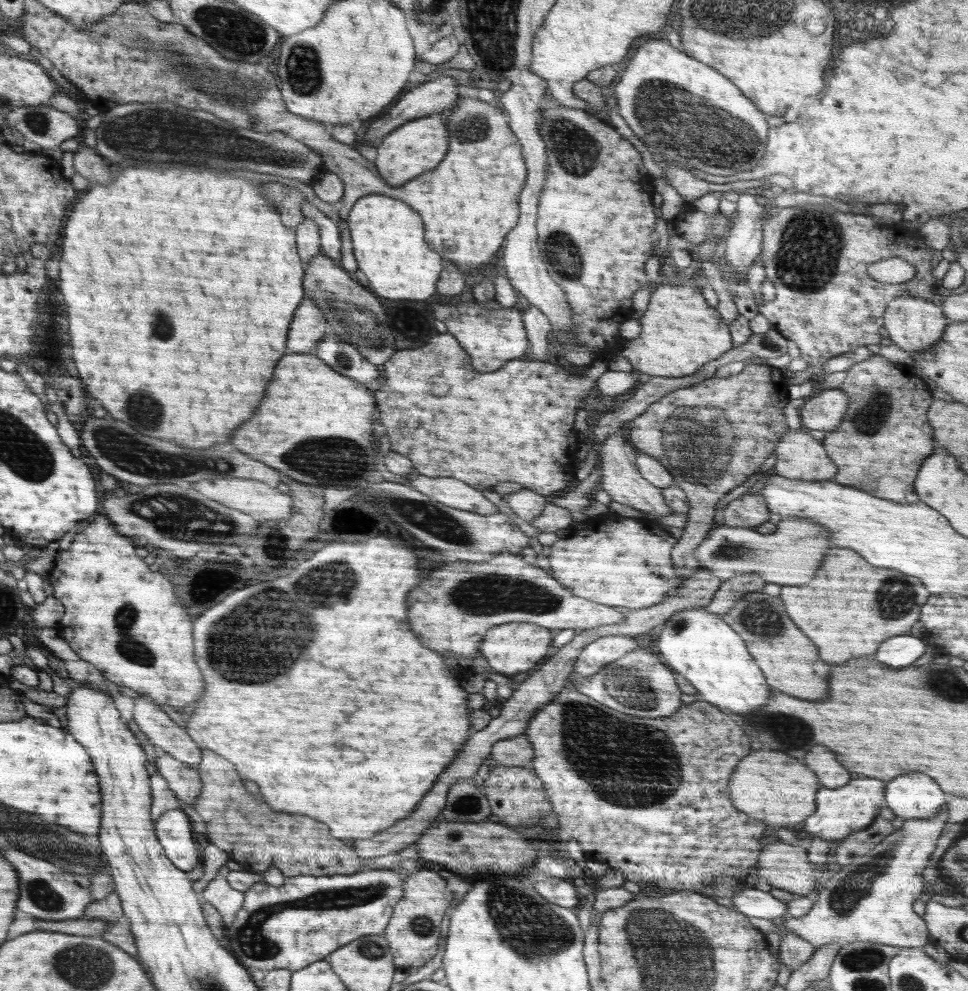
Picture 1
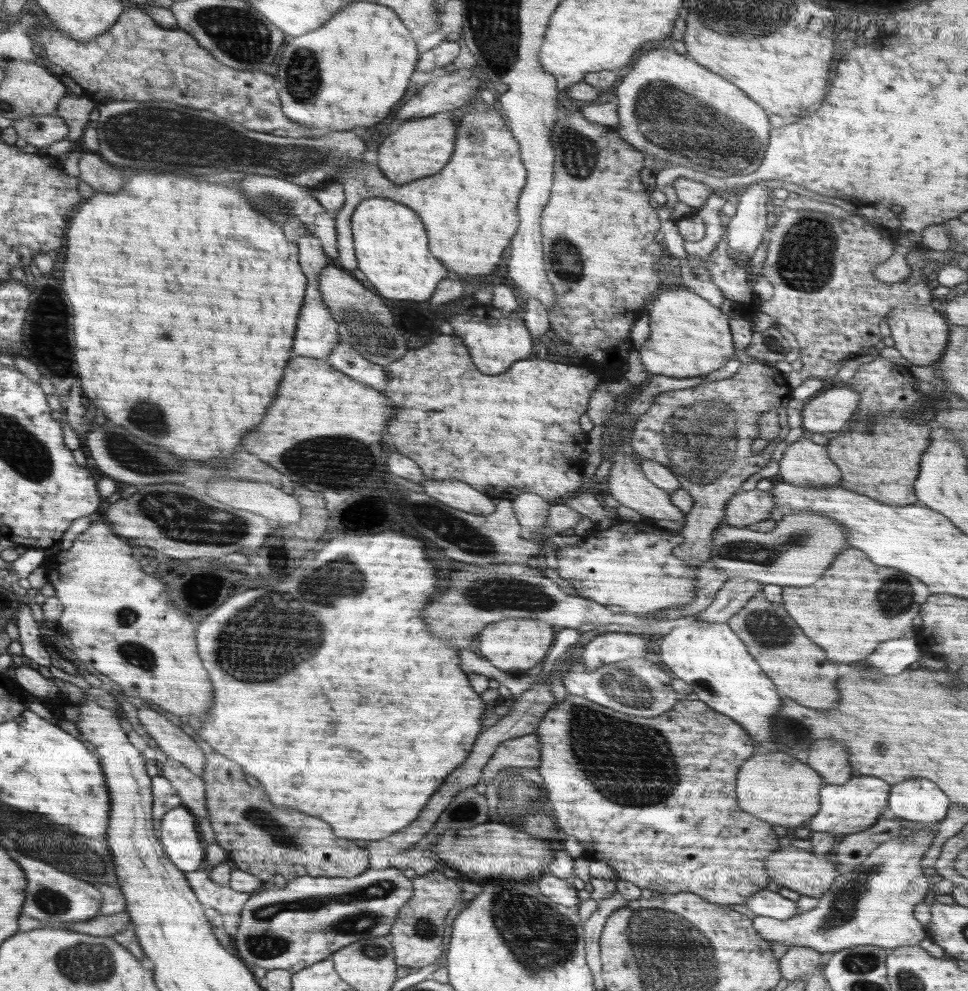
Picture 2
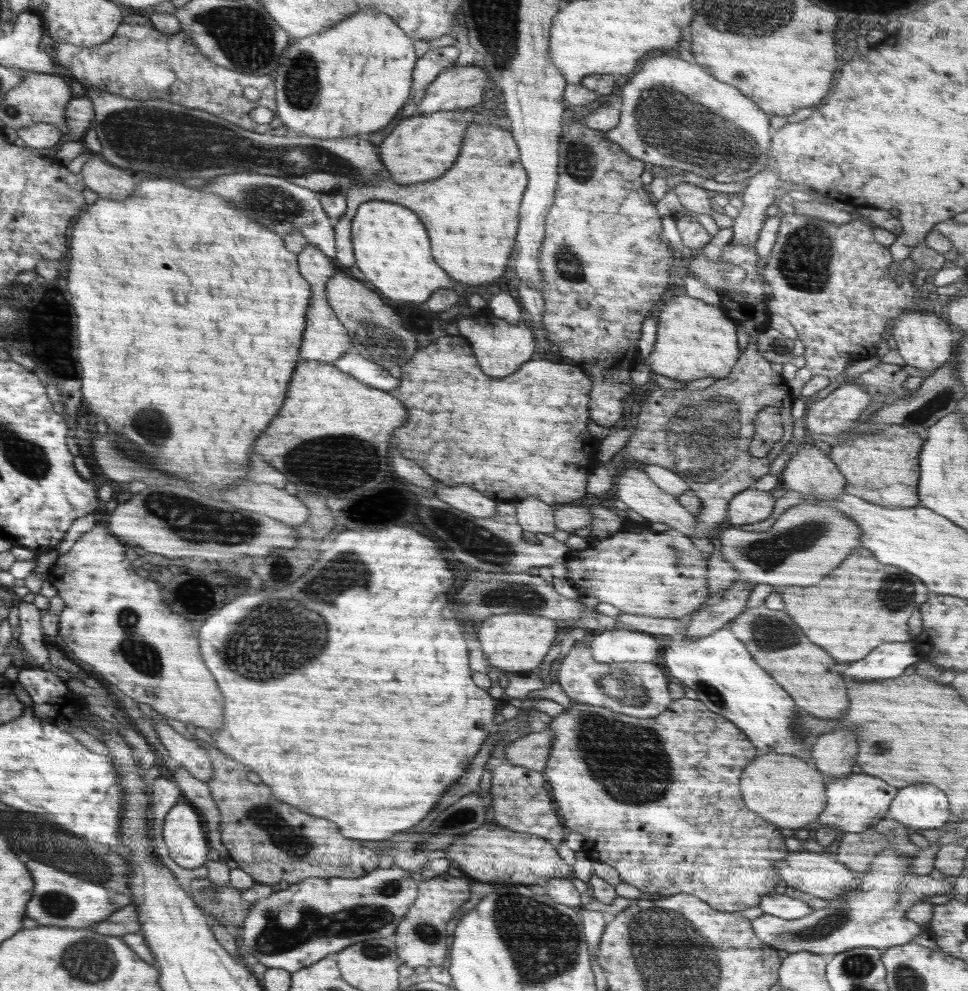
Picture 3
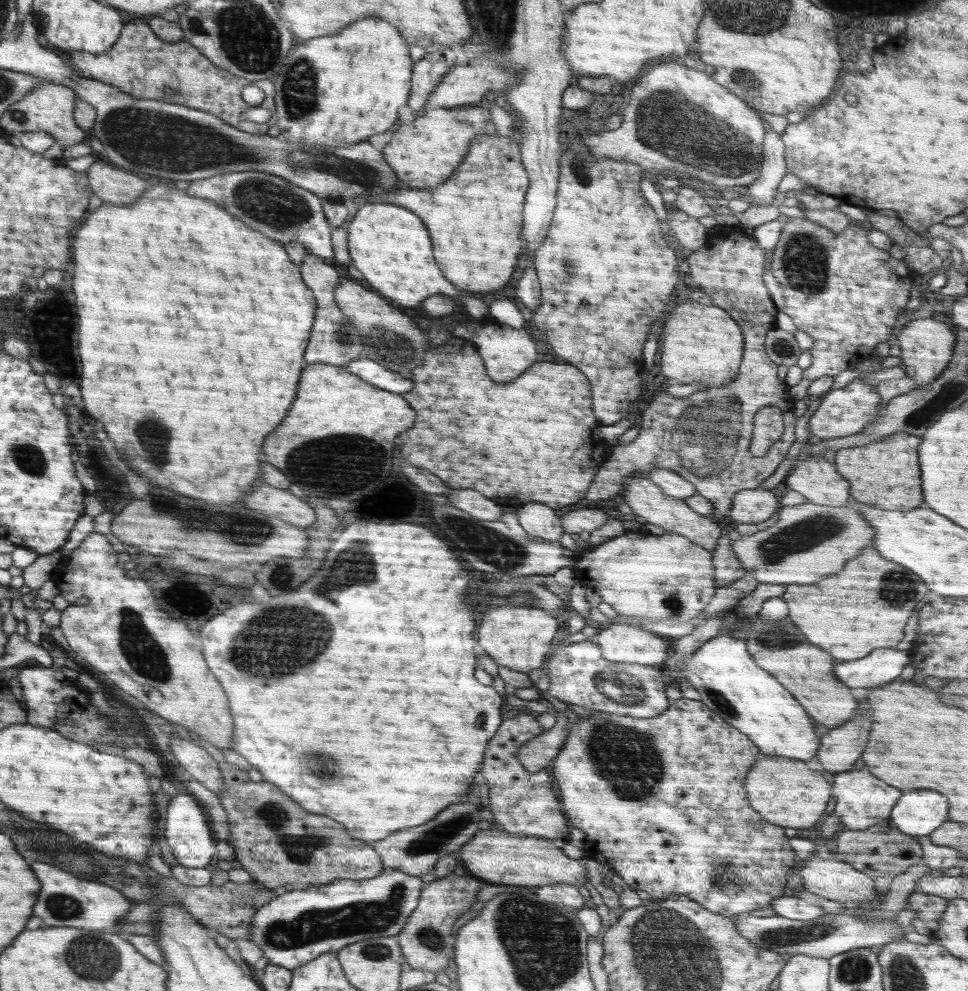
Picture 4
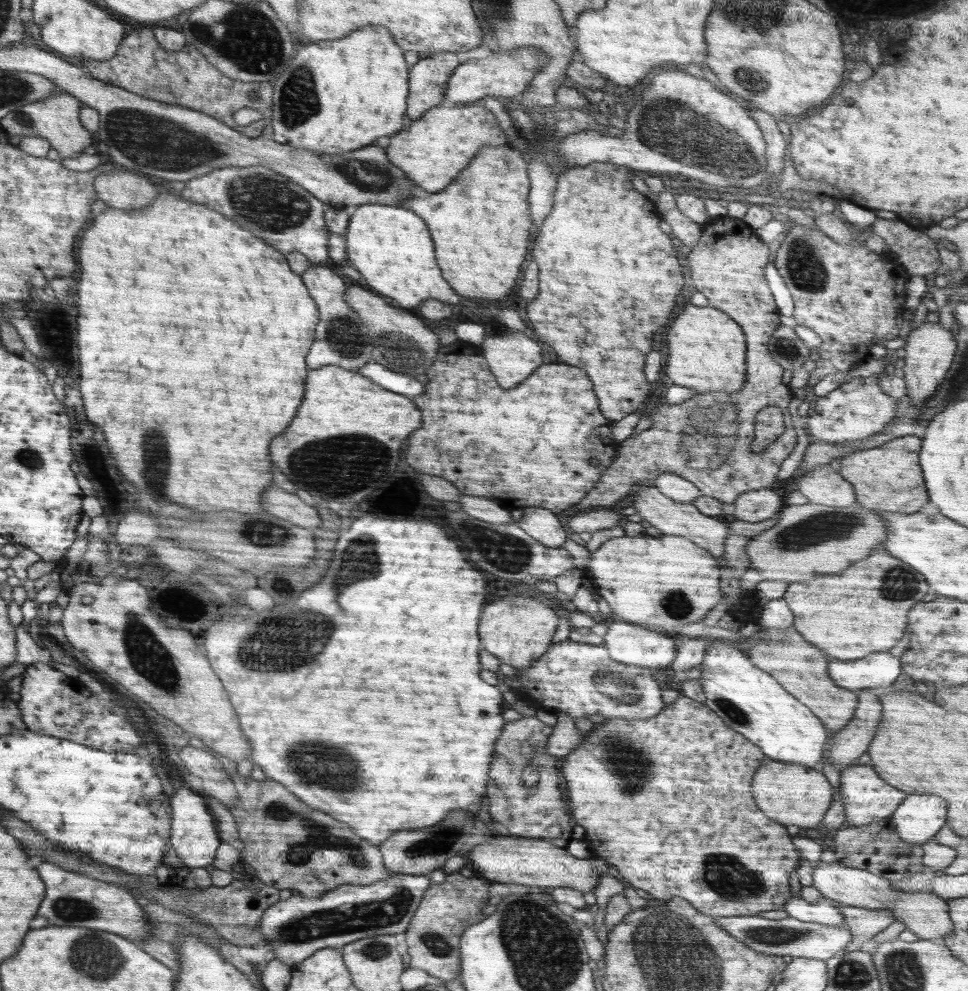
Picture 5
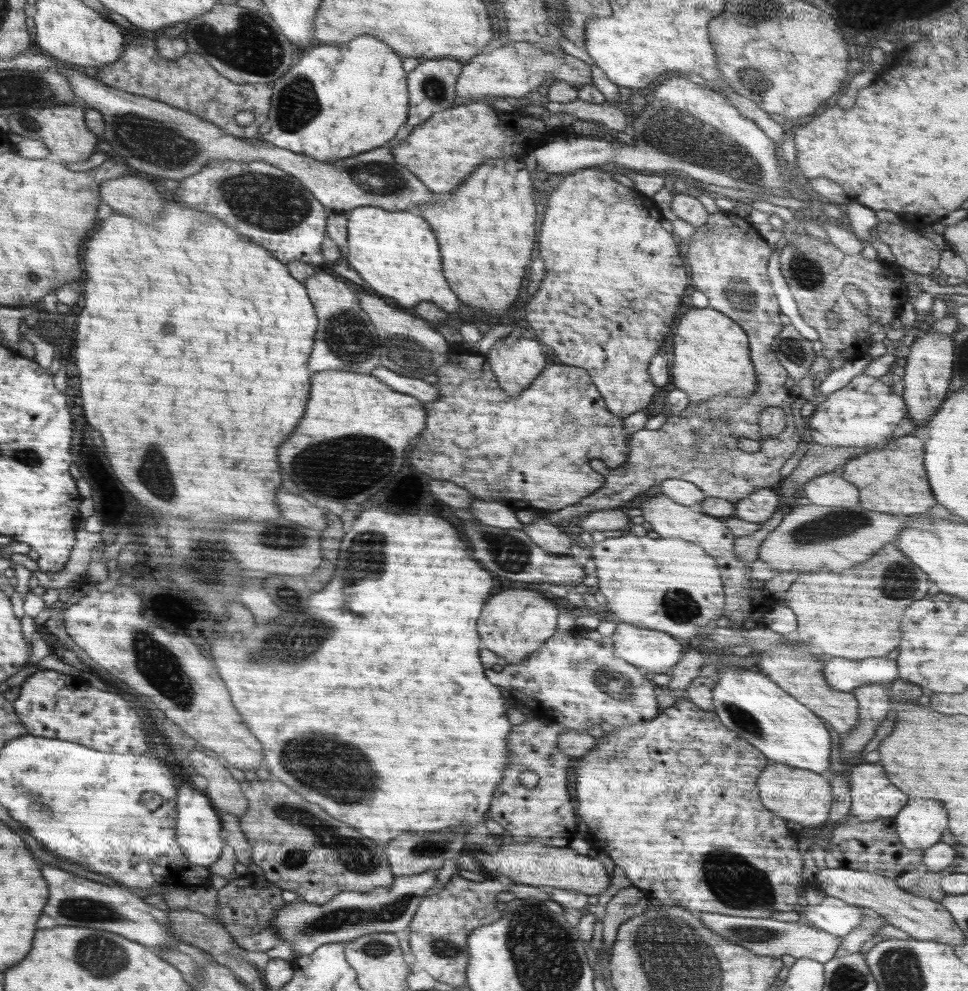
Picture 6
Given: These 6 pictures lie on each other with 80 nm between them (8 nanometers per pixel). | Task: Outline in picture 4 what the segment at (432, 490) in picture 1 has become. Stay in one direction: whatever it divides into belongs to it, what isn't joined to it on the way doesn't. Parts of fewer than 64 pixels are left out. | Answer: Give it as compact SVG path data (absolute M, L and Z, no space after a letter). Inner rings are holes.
M471 489L451 490L444 502L482 520L498 520L502 516L503 509L498 502L493 502L490 498Z

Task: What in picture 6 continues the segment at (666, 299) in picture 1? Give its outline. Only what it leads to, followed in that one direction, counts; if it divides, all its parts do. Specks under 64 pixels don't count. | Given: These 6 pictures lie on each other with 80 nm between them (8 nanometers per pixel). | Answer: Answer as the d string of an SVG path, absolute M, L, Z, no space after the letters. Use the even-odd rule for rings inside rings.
M709 306L694 307L682 316L674 334L674 364L670 370L674 386L684 390L694 404L718 396L750 396L757 389L750 351L749 338L738 323Z

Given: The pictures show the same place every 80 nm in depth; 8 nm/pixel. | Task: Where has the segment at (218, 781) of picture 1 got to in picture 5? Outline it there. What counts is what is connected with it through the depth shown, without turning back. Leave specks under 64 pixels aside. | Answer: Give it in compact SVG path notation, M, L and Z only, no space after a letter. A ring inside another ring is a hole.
M238 773L229 778L236 784L239 800L228 806L236 821L243 848L244 864L249 864L256 871L256 876L265 884L278 890L290 890L302 893L310 898L321 898L329 890L343 884L370 884L389 877L390 872L384 868L379 846L354 834L350 826L330 818L328 814L314 810L294 794L290 794L280 782L275 780L256 781L245 778Z

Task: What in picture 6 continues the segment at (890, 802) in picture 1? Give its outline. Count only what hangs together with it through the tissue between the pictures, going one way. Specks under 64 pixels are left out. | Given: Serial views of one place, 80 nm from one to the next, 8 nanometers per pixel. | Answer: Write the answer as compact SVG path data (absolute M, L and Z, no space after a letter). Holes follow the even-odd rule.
M909 799L907 805L894 817L900 842L910 850L925 850L941 841L942 833L949 828L948 814L938 800Z

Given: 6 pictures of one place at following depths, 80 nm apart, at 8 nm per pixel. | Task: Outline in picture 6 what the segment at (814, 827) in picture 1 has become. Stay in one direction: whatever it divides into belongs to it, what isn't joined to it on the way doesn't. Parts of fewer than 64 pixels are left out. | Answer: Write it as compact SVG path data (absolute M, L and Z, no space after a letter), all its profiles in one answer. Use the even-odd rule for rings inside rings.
M854 762L849 772L851 786L850 817L862 822L895 817L909 801L909 796L894 786L880 764Z

